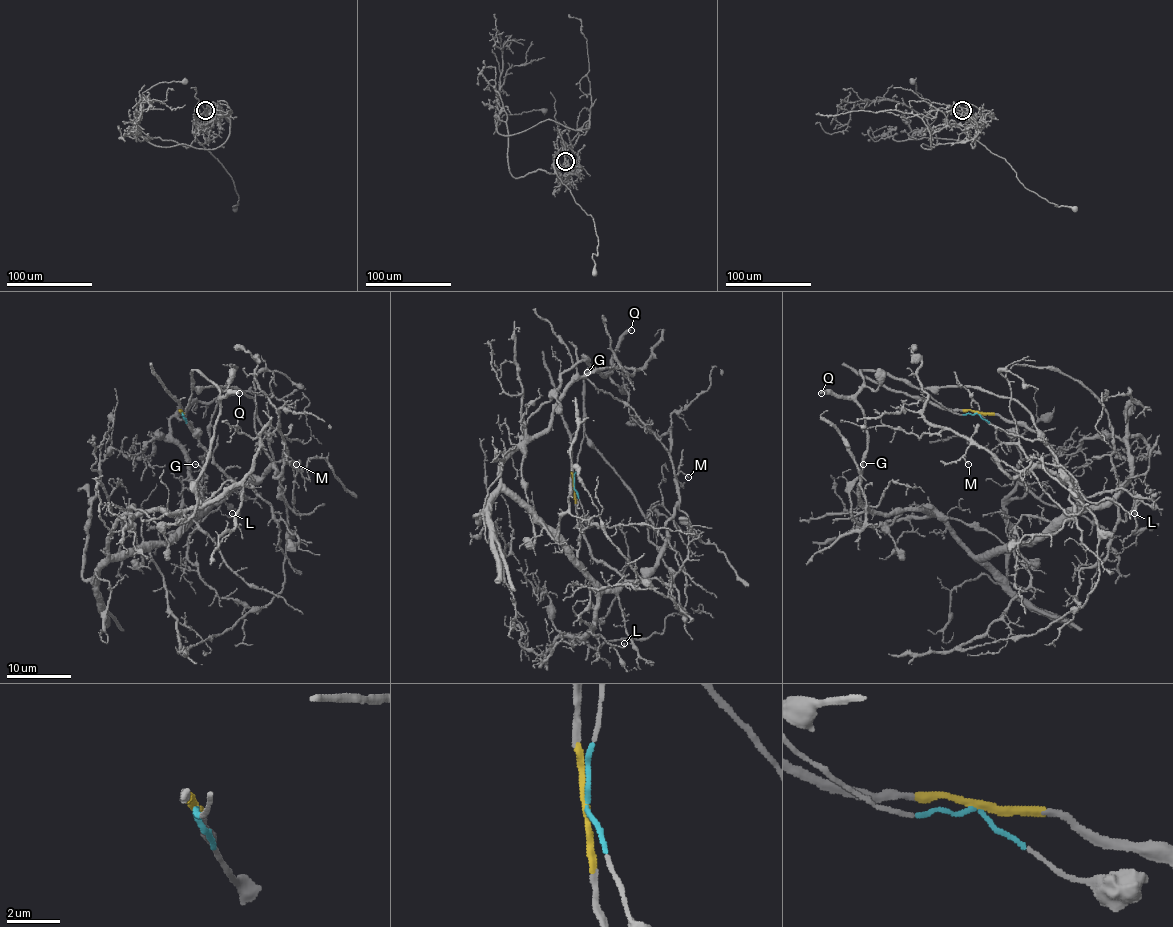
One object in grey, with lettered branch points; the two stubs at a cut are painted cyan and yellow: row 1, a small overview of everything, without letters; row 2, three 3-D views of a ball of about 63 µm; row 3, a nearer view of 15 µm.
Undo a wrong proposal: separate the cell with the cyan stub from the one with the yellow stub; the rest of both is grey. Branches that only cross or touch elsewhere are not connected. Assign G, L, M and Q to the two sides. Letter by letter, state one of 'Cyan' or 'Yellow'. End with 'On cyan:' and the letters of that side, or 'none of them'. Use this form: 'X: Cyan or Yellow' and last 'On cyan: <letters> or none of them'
G: Cyan
L: Yellow
M: Yellow
Q: Cyan
On cyan: G, Q

